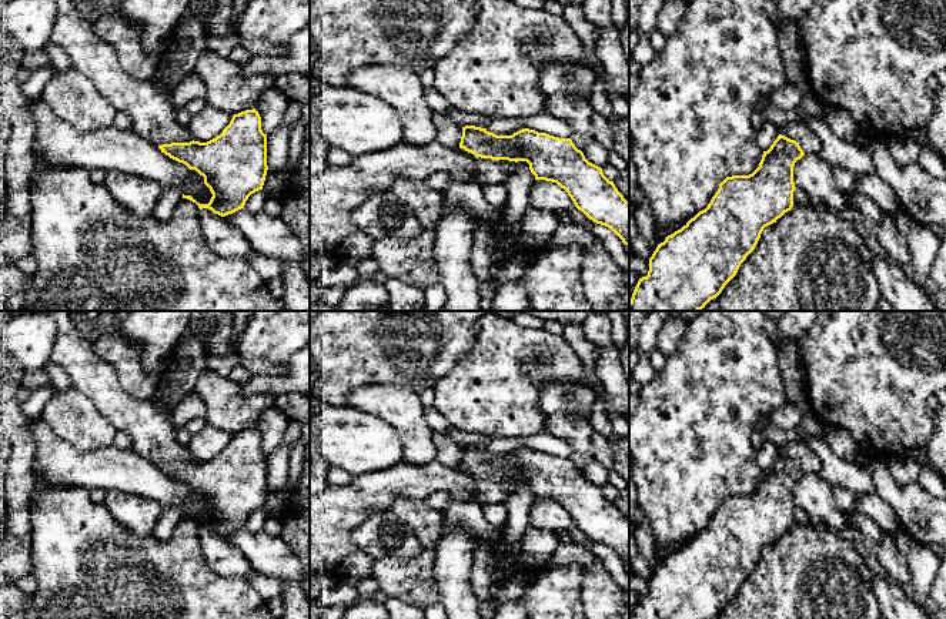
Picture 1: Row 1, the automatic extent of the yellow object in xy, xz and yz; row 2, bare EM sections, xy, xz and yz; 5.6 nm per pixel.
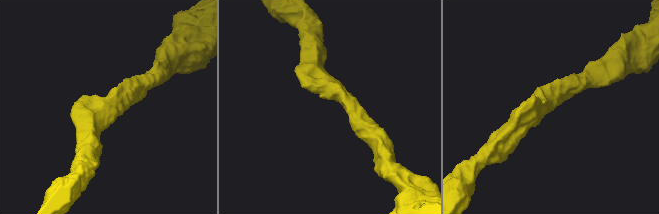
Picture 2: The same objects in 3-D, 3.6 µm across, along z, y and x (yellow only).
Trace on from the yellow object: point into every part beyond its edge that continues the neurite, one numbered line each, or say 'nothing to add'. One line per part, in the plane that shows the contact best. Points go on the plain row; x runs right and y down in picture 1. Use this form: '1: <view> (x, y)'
1: xz (487, 491)

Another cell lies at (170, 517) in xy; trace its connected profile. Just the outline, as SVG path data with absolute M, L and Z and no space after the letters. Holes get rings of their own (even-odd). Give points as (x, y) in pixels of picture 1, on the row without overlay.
M174 506L164 508L154 526L153 535L158 541L168 539L176 531L177 525L181 522L181 519L183 519L183 512L178 508Z

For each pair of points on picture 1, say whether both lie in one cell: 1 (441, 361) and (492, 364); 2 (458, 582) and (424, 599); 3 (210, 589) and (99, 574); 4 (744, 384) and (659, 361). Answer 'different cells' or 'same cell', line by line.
1: different cells
2: different cells
3: same cell
4: different cells

